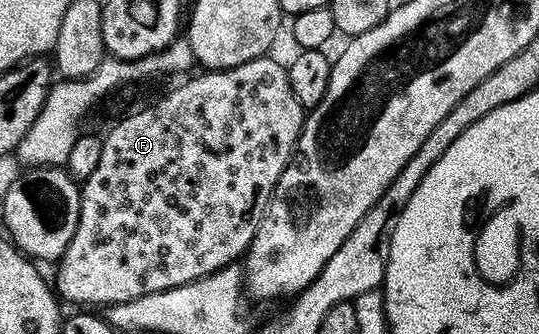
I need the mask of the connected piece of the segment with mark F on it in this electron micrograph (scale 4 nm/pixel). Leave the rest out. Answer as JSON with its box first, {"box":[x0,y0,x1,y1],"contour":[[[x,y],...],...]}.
{"box":[54,55,306,309],"contour":[[[259,55],[254,61],[246,61],[242,65],[230,68],[229,71],[205,70],[200,73],[204,75],[196,75],[193,79],[185,78],[185,83],[180,83],[173,91],[166,92],[157,103],[152,103],[149,107],[118,120],[109,129],[104,144],[102,142],[99,144],[100,156],[97,165],[93,167],[93,172],[88,178],[83,180],[80,189],[78,229],[66,253],[58,260],[60,268],[56,271],[54,287],[61,300],[69,299],[72,303],[85,303],[88,306],[85,308],[88,309],[103,309],[115,303],[134,301],[143,295],[181,287],[193,283],[195,279],[205,279],[207,275],[213,275],[215,271],[235,264],[247,252],[249,245],[254,241],[254,233],[266,213],[270,197],[278,185],[278,177],[282,177],[296,150],[296,142],[306,118],[306,108],[300,104],[298,97],[294,97],[294,89],[290,89],[287,66],[272,58],[268,55]]]}

